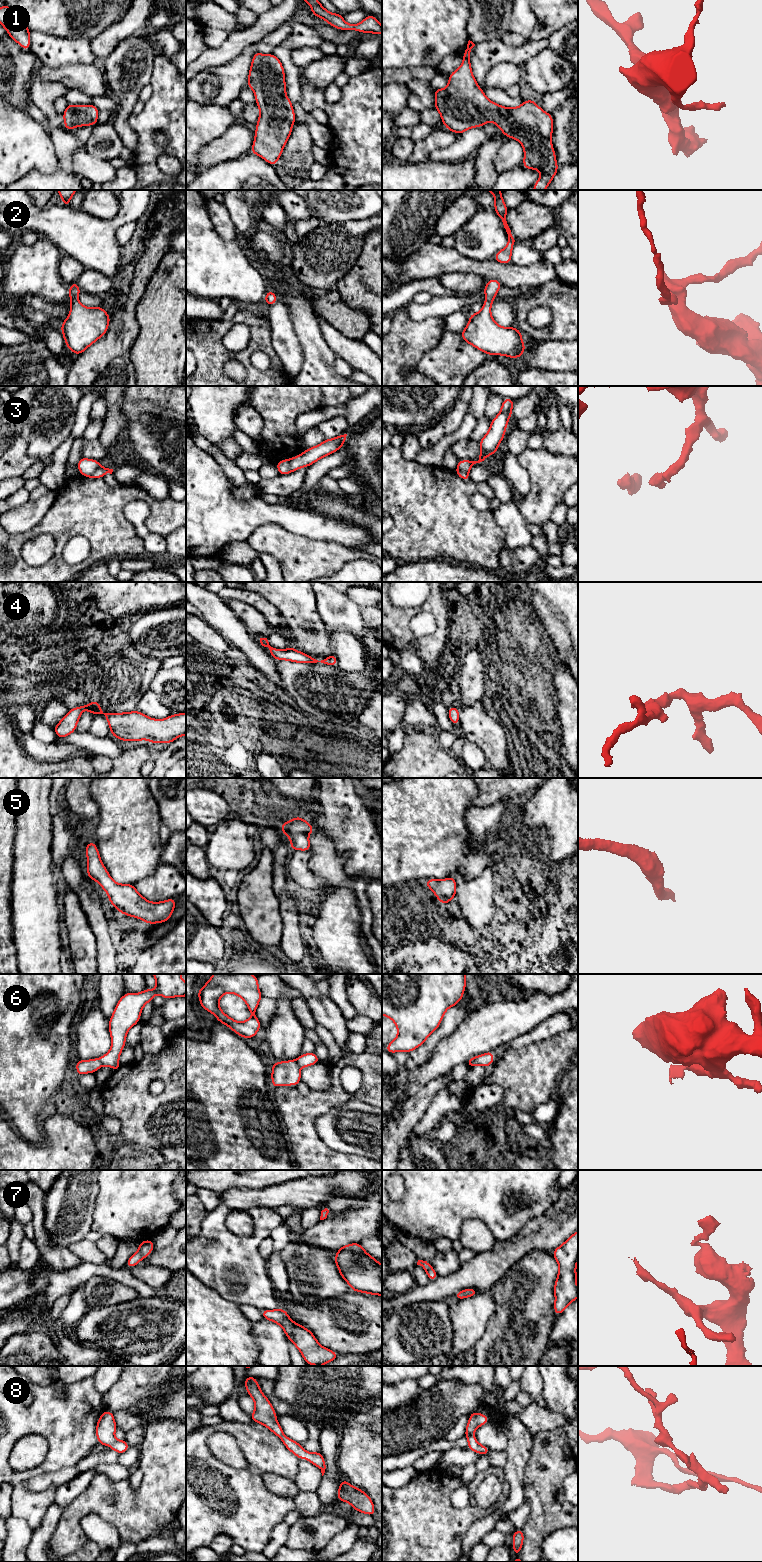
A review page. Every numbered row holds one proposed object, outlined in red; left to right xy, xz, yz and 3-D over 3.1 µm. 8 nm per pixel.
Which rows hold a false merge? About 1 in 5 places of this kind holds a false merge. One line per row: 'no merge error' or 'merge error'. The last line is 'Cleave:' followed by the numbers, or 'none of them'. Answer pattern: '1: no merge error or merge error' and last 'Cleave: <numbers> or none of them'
1: no merge error
2: no merge error
3: merge error
4: no merge error
5: no merge error
6: merge error
7: no merge error
8: no merge error
Cleave: 3, 6

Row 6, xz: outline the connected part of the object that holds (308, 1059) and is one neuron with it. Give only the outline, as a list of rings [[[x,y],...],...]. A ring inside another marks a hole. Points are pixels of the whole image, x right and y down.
[[[315,1052],[302,1054],[296,1060],[299,1067],[307,1067],[315,1065],[319,1061],[320,1059]]]

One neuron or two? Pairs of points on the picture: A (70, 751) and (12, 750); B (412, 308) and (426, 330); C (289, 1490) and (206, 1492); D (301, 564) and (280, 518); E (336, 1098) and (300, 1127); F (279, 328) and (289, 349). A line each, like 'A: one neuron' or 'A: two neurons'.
A: two neurons
B: two neurons
C: two neurons
D: two neurons
E: one neuron
F: one neuron

